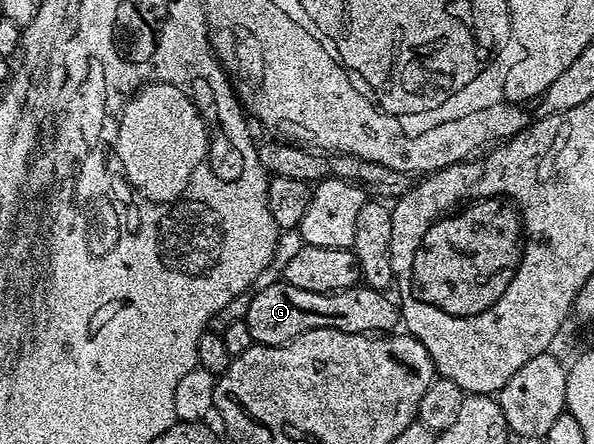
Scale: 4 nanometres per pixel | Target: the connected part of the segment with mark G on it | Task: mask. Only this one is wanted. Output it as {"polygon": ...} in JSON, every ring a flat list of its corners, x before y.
{"polygon":[[287,282,279,283,268,284,265,288,257,287,251,293,252,301,244,321,248,323,252,339,257,344,289,344,298,338,298,334,319,328,388,334,398,324,397,301,393,297,391,300,389,293,379,288,357,286,341,292,315,292,301,290,299,286,290,286]]}

